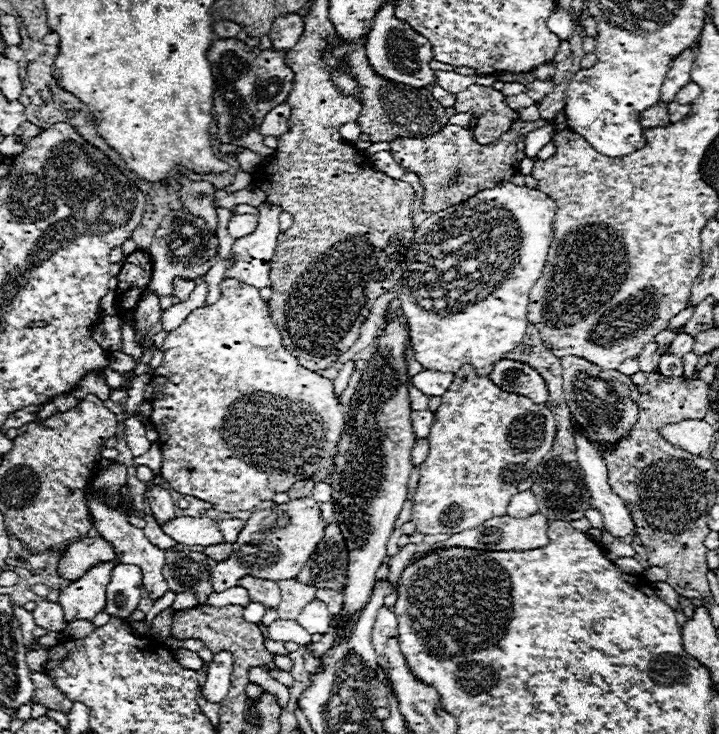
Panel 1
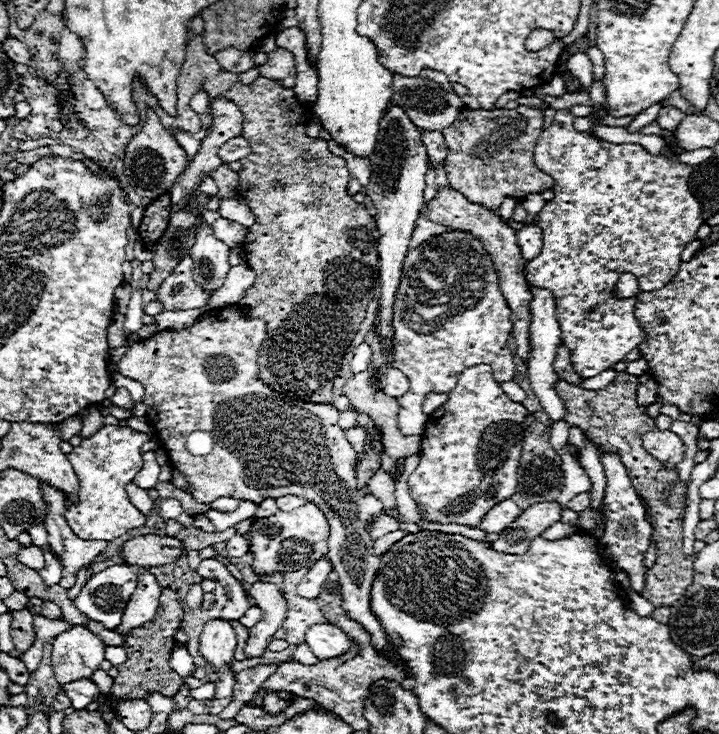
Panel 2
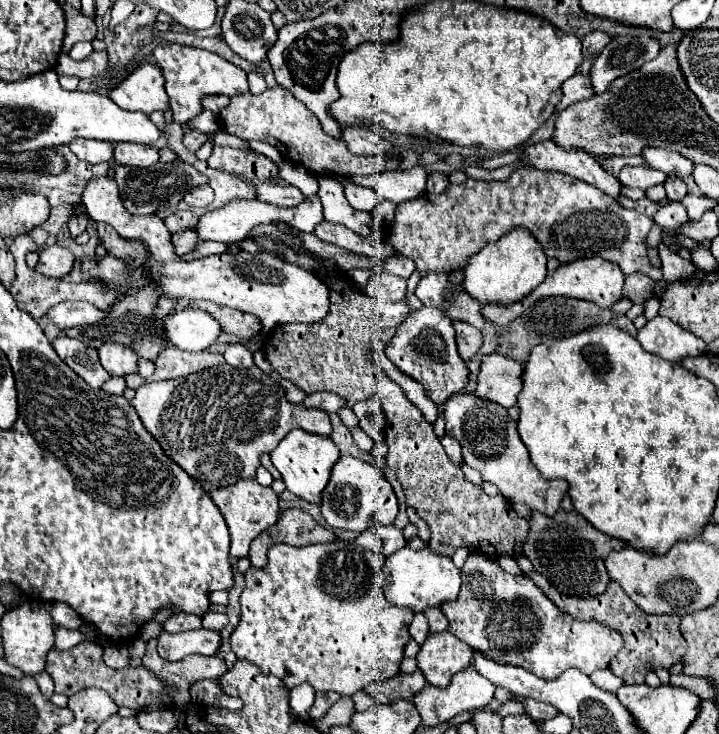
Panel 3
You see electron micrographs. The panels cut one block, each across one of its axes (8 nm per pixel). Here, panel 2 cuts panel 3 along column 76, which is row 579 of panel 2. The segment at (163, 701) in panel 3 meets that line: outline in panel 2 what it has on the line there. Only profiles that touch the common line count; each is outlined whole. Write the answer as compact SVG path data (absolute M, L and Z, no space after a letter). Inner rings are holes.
M620 372L616 380L602 390L584 390L568 382L556 384L556 390L564 400L564 406L568 408L568 416L564 420L572 426L578 426L584 432L584 436L598 446L600 452L614 452L620 456L642 504L646 506L646 516L652 524L652 542L656 544L658 554L656 564L646 572L646 588L642 596L650 600L656 608L660 608L660 606L674 606L684 596L694 576L692 560L686 554L682 554L682 538L684 538L682 522L686 510L688 484L678 478L674 466L662 464L644 450L642 434L656 430L656 422L654 418L644 414L644 406L638 406L636 386L638 376ZM592 416L602 418L602 422L590 422Z

